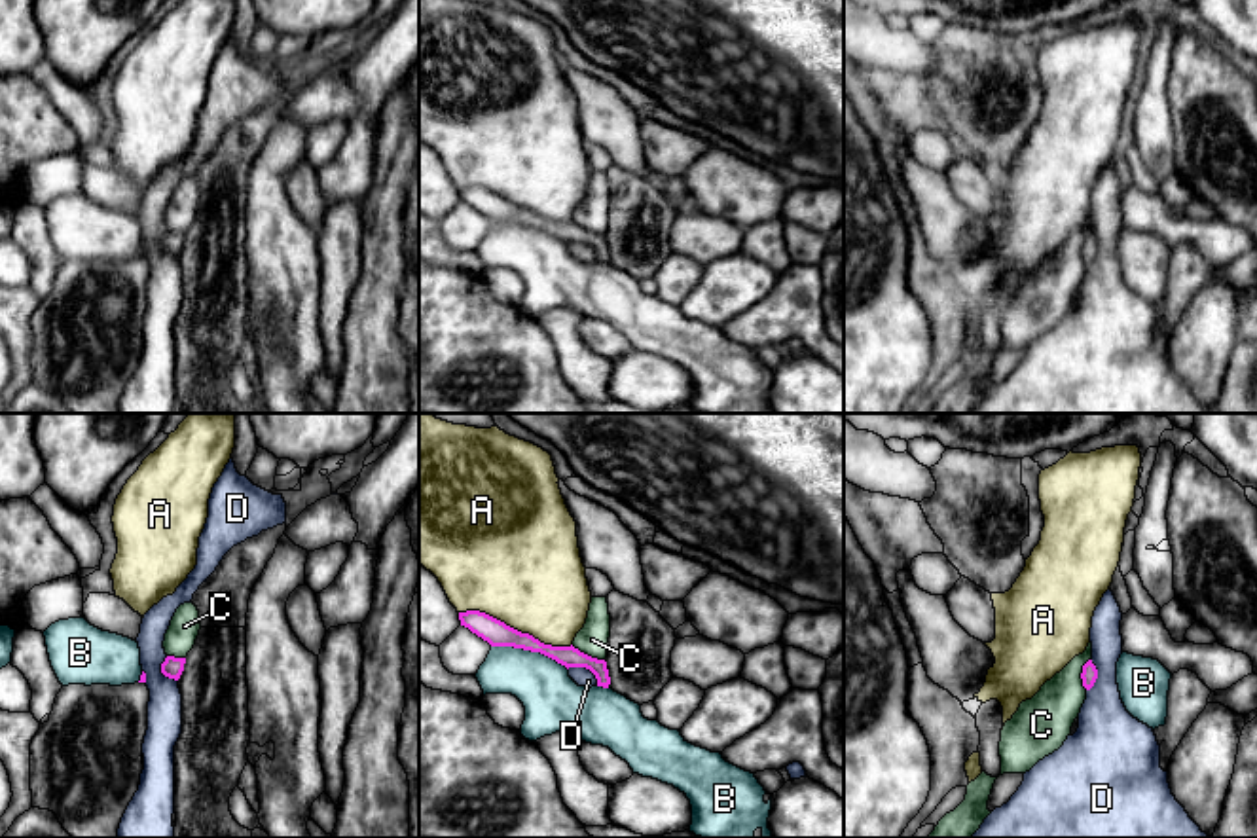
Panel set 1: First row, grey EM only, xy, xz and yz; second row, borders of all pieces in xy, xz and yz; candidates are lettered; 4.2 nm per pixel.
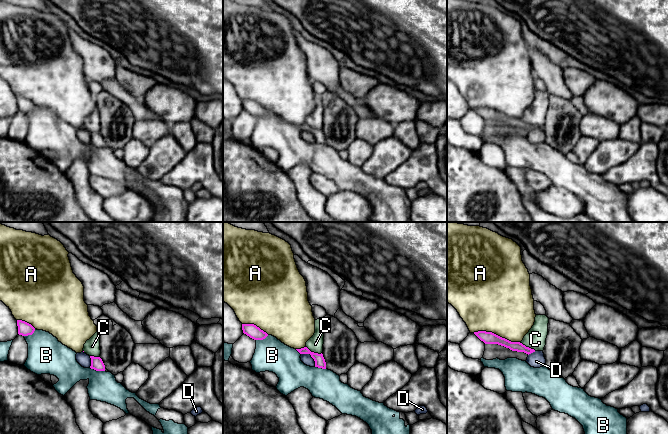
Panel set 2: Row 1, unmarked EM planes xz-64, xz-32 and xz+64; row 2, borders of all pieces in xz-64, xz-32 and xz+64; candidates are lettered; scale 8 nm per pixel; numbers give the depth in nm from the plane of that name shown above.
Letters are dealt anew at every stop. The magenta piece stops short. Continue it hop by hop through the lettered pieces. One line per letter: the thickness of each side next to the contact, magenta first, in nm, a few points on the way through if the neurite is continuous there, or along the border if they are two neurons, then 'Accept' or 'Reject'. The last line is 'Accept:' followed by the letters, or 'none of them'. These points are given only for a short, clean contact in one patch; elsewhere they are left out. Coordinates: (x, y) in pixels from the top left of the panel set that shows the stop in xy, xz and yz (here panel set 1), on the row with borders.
A: Thickness 110 nm (magenta) against 460 nm. Reject
B: Thickness 110 nm (magenta) against 240 nm. Reject
C: Thickness 90 nm (magenta) against 130 nm. Boundary: xz (571, 645), (603, 660). Reject
D: Thickness 90 nm (magenta) against 80 nm. Boundary: xz (567, 668), (586, 668), (598, 683). Reject
Accept: none of them

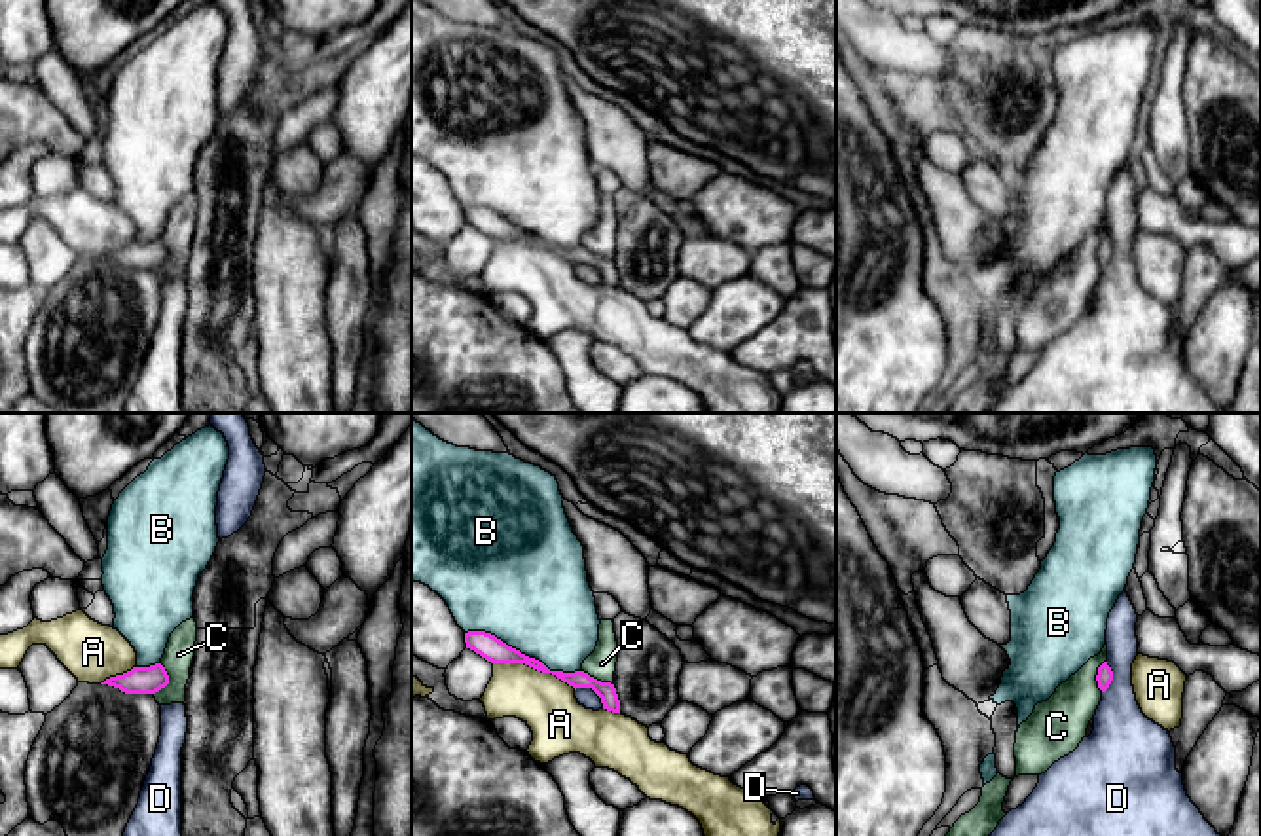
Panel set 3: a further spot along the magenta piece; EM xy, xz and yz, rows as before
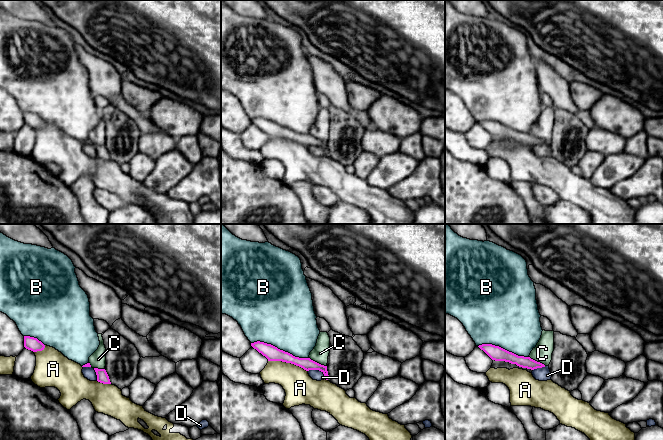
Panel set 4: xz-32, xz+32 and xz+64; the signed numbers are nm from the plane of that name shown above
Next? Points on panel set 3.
A: Thickness 100 nm (magenta) against 240 nm. Reject
B: Thickness 100 nm (magenta) against 460 nm. Reject
C: Thickness 110 nm (magenta) against 130 nm. Boundary: xy (162, 664), (167, 683), (154, 694). Reject
D: Thickness 80 nm (magenta) against 80 nm. Boundary: xz (575, 689), (590, 689), (603, 708). Reject
Accept: none of them

